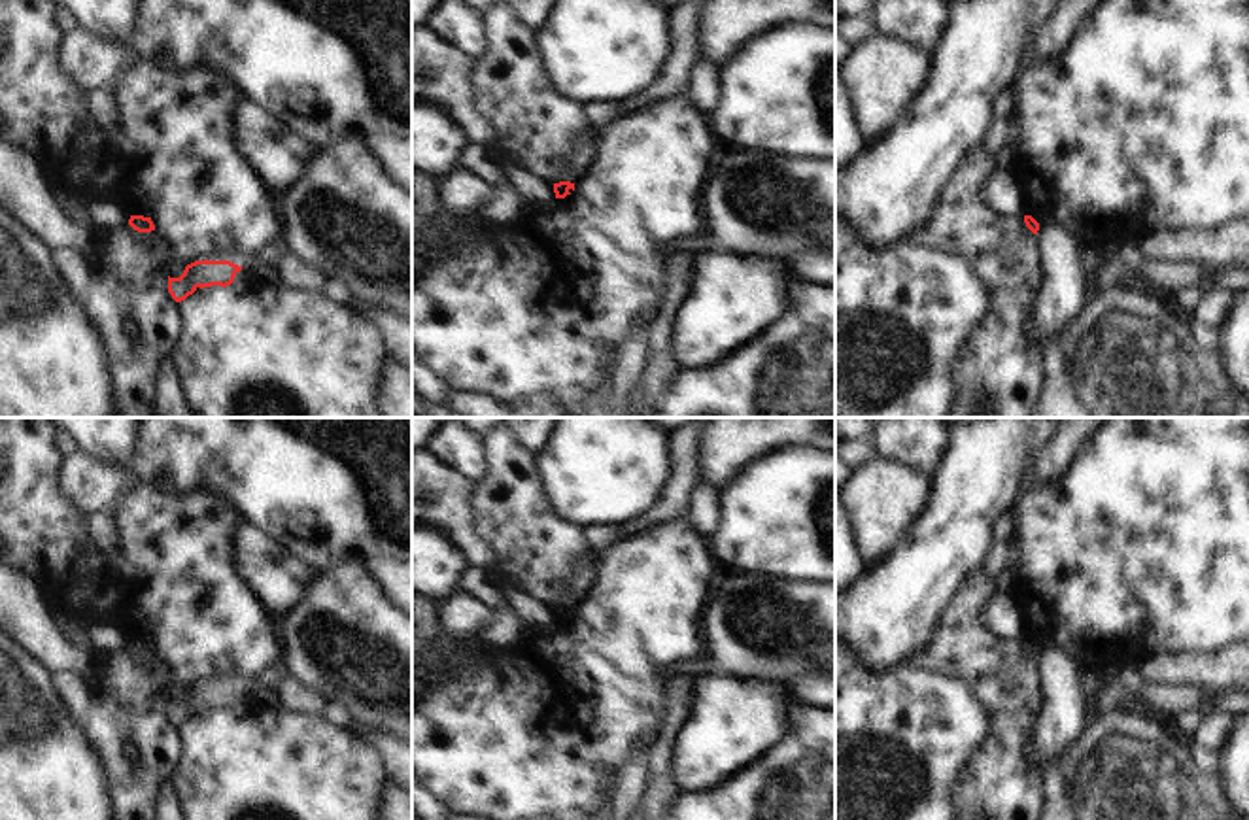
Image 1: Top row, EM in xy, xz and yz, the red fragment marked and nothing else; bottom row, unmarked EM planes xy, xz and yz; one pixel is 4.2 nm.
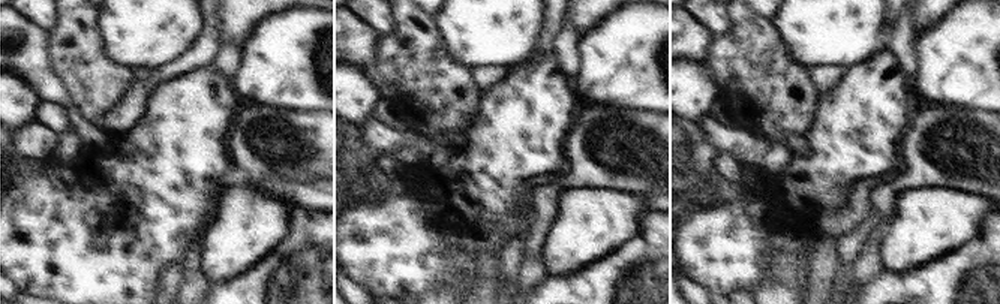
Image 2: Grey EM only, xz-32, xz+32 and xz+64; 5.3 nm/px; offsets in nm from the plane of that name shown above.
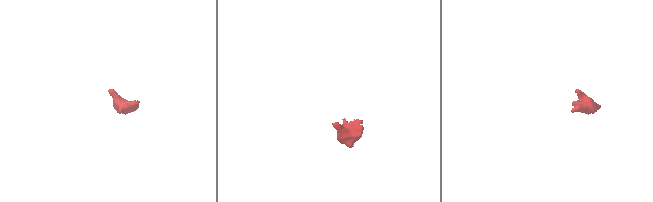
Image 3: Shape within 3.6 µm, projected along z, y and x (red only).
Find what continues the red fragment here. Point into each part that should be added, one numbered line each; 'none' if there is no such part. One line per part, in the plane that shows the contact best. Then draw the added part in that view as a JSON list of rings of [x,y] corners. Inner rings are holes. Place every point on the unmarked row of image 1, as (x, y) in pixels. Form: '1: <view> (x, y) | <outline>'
1: xy (246, 684) | [[[229,675],[212,676],[208,680],[208,684],[231,684],[231,686],[238,688],[242,693],[236,695],[234,705],[249,701],[251,692],[257,688],[255,680],[251,680],[251,678],[240,678],[240,676],[229,676]]]

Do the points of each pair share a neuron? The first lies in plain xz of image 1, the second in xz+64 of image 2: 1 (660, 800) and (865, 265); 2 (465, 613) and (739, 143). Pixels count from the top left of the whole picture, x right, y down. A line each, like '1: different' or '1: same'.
1: same
2: same

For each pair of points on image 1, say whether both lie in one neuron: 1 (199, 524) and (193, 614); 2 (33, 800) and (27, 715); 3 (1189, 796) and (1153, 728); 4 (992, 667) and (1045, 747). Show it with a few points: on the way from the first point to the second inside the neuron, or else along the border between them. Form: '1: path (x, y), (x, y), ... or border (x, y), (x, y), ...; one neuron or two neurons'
1: path (193, 546), (193, 592); one neuron
2: path (27, 779), (27, 735); one neuron
3: path (1172, 779), (1153, 760), (1153, 745); one neuron
4: border (1038, 688), (1034, 758), (1040, 766); two neurons

